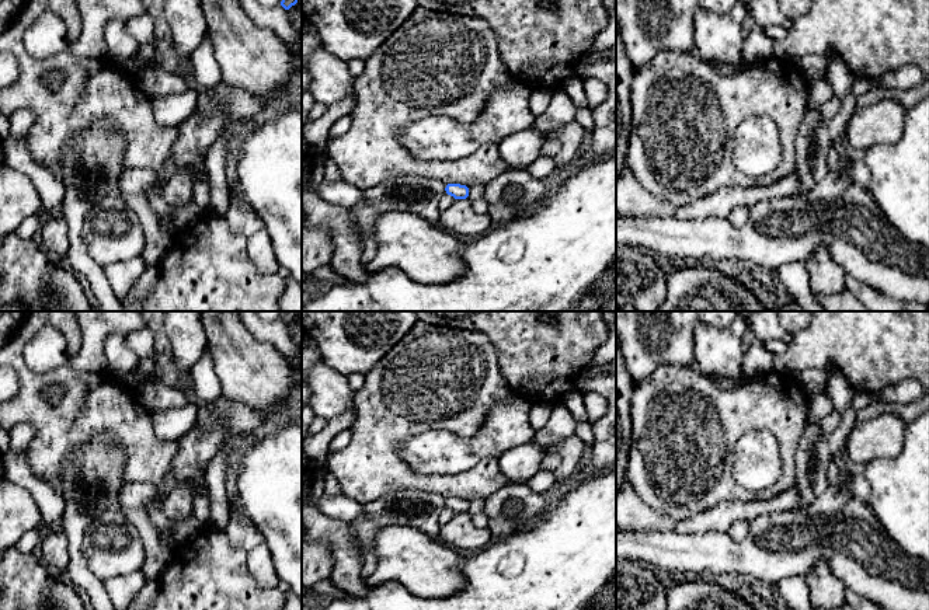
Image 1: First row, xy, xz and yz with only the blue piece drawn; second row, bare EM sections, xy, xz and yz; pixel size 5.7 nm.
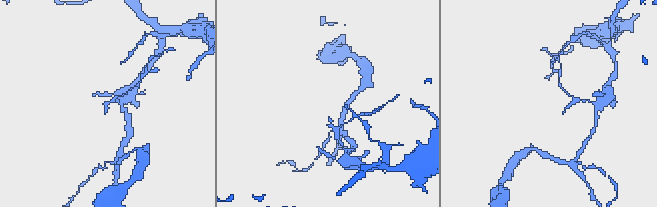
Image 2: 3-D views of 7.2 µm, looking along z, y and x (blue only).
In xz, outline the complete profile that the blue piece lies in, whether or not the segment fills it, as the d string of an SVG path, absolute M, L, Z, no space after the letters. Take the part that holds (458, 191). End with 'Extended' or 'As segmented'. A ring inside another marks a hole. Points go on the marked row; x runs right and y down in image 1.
M448 184L445 191L455 199L466 199L469 196L469 188L460 184Z. As segmented

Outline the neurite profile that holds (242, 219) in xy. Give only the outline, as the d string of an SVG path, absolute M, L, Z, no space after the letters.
M230 198L225 217L233 233L247 238L264 229L264 222L254 212L254 208L247 201L241 202L239 198Z

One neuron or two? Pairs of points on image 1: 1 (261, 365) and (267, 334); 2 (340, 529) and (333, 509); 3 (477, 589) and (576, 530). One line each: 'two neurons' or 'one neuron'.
1: two neurons
2: two neurons
3: one neuron

